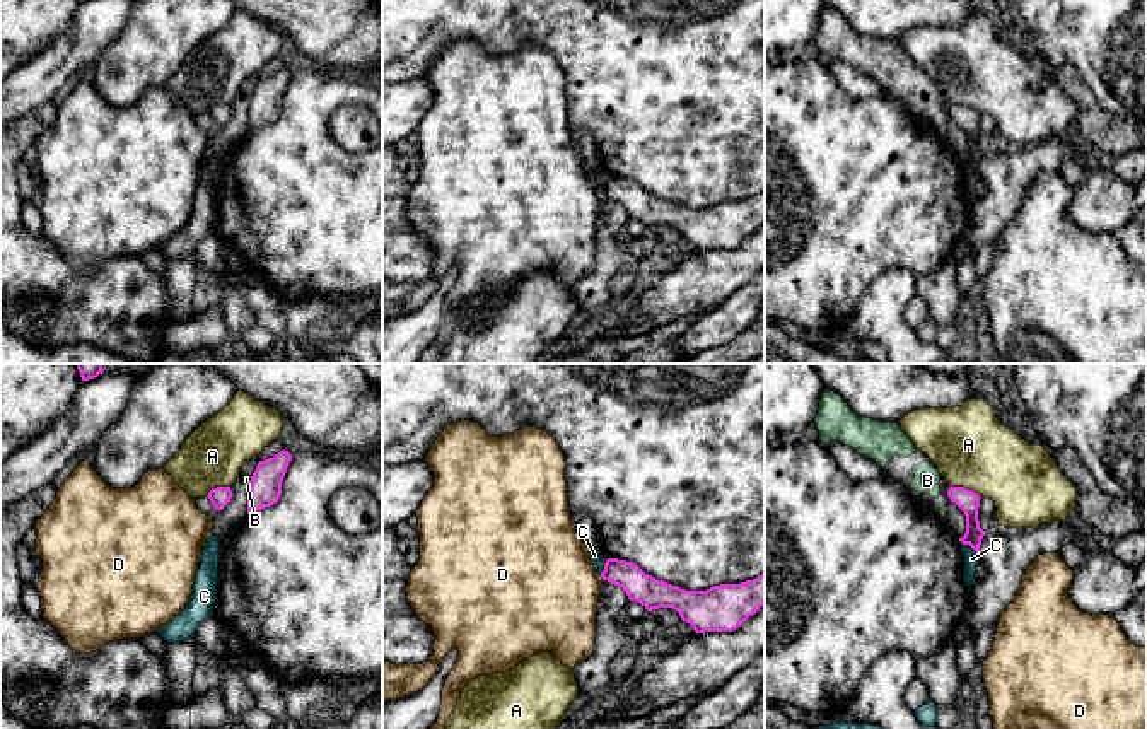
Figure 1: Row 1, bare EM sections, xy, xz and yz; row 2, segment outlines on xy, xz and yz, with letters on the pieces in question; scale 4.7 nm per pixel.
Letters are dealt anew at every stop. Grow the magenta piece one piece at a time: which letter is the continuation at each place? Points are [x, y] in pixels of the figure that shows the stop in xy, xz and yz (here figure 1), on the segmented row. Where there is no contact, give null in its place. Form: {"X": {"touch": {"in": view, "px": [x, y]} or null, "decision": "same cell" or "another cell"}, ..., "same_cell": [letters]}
{"A": {"touch": {"in": "yz", "px": [966, 489]}, "decision": "another cell"}, "B": {"touch": {"in": "xy", "px": [250, 482]}, "decision": "another cell"}, "C": {"touch": {"in": "yz", "px": [970, 545]}, "decision": "another cell"}, "D": {"touch": {"in": "xz", "px": [601, 576]}, "decision": "another cell"}, "same_cell": []}

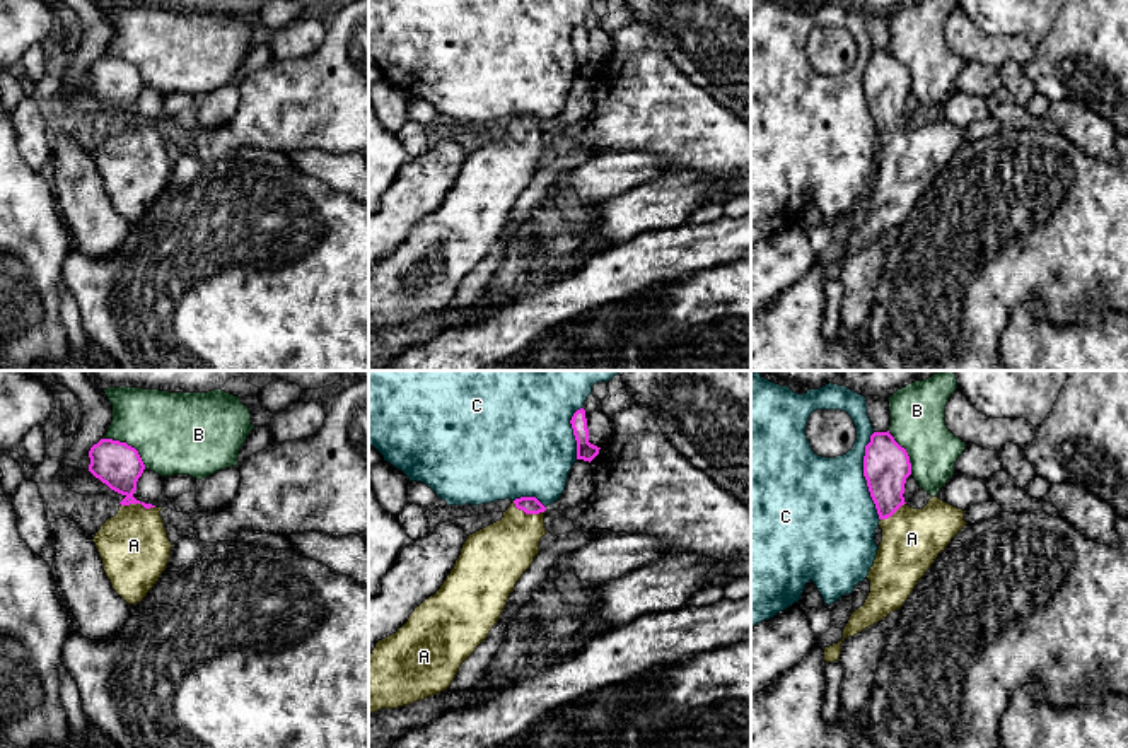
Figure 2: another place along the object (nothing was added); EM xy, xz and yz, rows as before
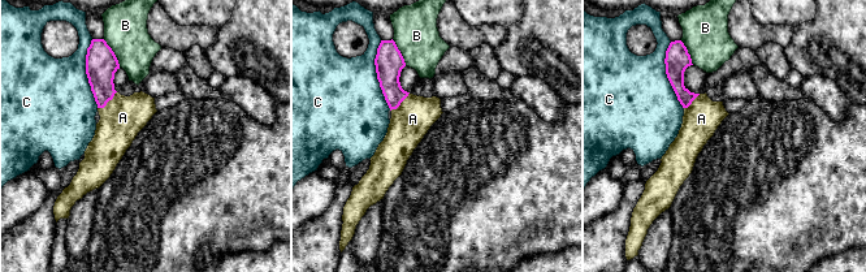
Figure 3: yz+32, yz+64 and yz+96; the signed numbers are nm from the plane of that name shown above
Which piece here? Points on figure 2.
{"A": {"touch": {"in": "xz", "px": [528, 513]}, "decision": "same cell"}, "B": {"touch": {"in": "xy", "px": [130, 446]}, "decision": "another cell"}, "C": {"touch": {"in": "yz", "px": [864, 475]}, "decision": "another cell"}, "same_cell": ["A"]}

